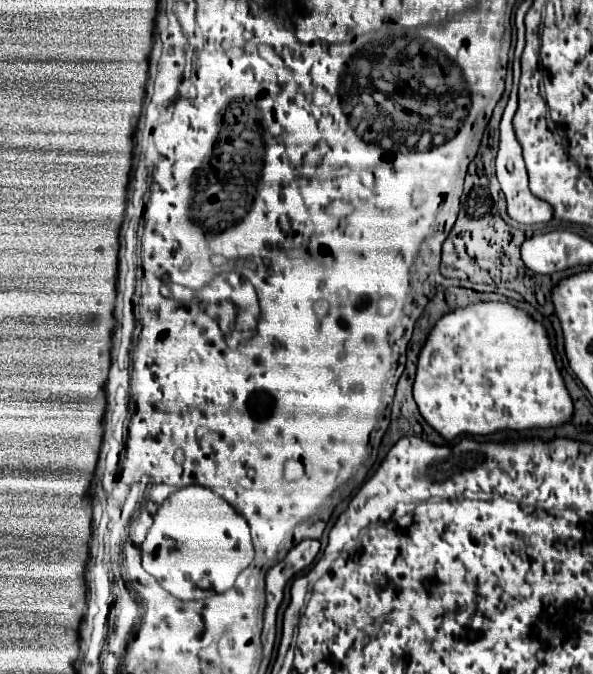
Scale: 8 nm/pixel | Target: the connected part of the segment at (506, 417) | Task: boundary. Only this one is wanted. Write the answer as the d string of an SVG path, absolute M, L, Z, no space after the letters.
M478 301L446 313L420 349L412 393L424 421L446 441L458 435L484 435L486 419L492 419L496 433L560 427L574 417L574 403L556 367L546 327L506 301Z

